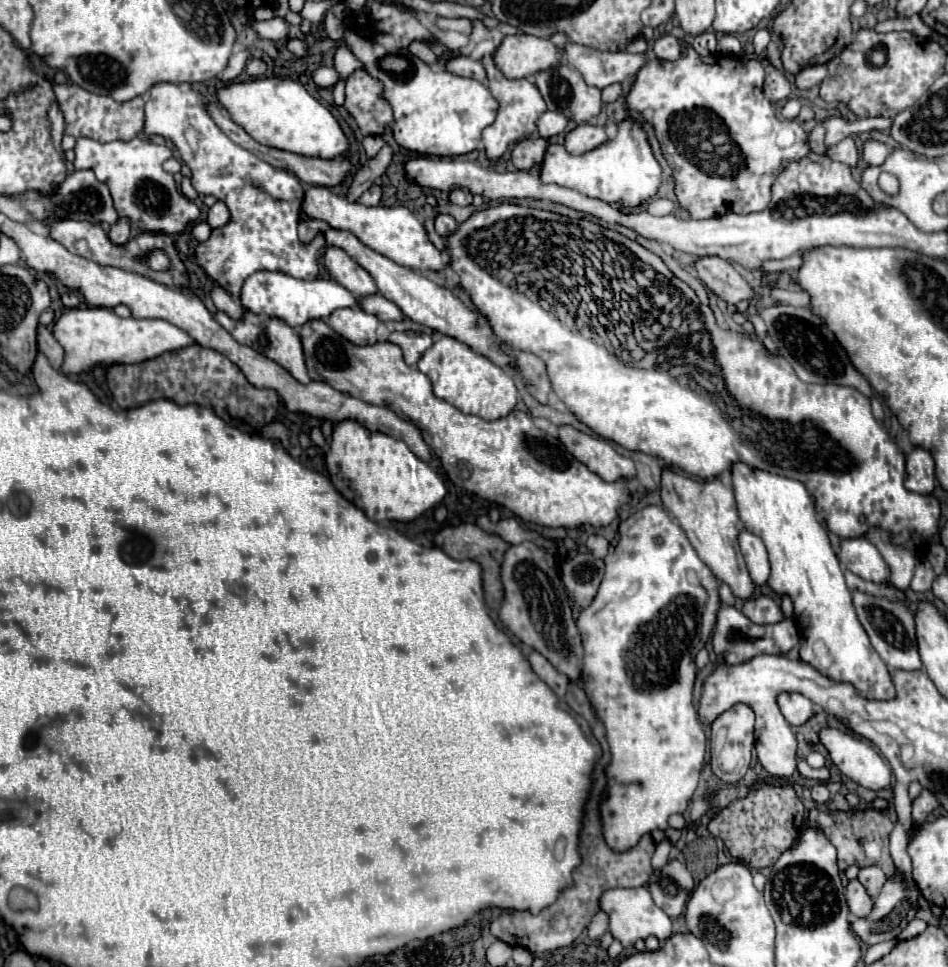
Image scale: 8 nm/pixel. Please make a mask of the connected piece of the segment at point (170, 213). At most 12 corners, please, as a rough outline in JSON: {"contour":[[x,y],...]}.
{"contour":[[79,137],[75,169],[141,231],[181,233],[199,207],[163,171],[167,145]]}

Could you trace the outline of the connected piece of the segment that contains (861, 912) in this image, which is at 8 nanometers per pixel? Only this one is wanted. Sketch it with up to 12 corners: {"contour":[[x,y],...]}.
{"contour":[[857,879],[849,881],[845,897],[851,915],[867,917],[873,899]]}

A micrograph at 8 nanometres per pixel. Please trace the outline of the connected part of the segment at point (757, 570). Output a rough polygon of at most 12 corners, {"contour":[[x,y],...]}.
{"contour":[[741,531],[739,547],[753,583],[769,579],[771,565],[763,541]]}

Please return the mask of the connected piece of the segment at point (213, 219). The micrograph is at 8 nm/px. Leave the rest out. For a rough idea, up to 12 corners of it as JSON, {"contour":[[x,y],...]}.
{"contour":[[217,201],[209,213],[207,223],[221,227],[229,221],[229,209]]}

